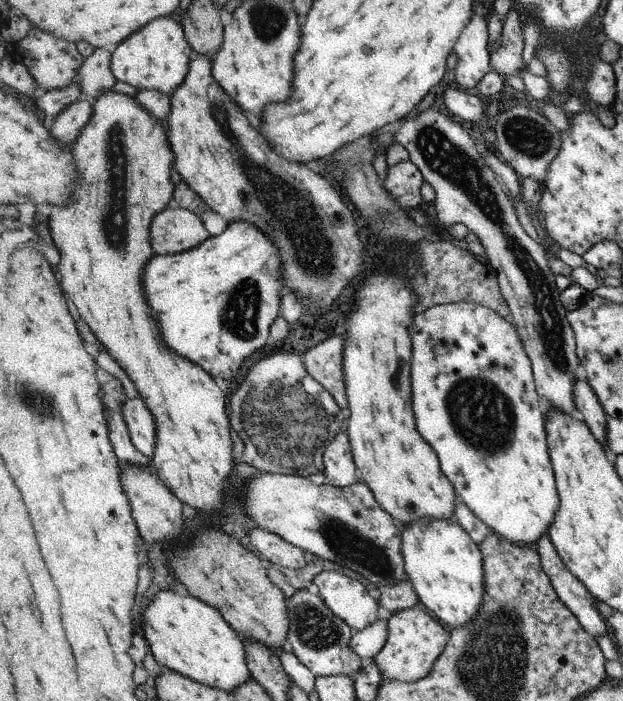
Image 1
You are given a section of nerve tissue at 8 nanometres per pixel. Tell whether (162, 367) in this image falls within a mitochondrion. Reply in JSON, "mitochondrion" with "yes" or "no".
{"mitochondrion":"no"}

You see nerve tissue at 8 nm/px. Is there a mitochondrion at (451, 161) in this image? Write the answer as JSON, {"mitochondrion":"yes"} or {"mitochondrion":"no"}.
{"mitochondrion":"yes"}

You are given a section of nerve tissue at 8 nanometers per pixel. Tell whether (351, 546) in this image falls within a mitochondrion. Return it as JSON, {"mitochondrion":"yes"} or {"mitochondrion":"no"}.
{"mitochondrion":"yes"}

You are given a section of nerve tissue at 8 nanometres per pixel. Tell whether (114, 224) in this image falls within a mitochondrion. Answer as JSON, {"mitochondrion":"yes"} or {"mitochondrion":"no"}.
{"mitochondrion":"yes"}

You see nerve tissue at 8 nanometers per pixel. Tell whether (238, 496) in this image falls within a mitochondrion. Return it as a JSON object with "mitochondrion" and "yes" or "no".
{"mitochondrion":"no"}

